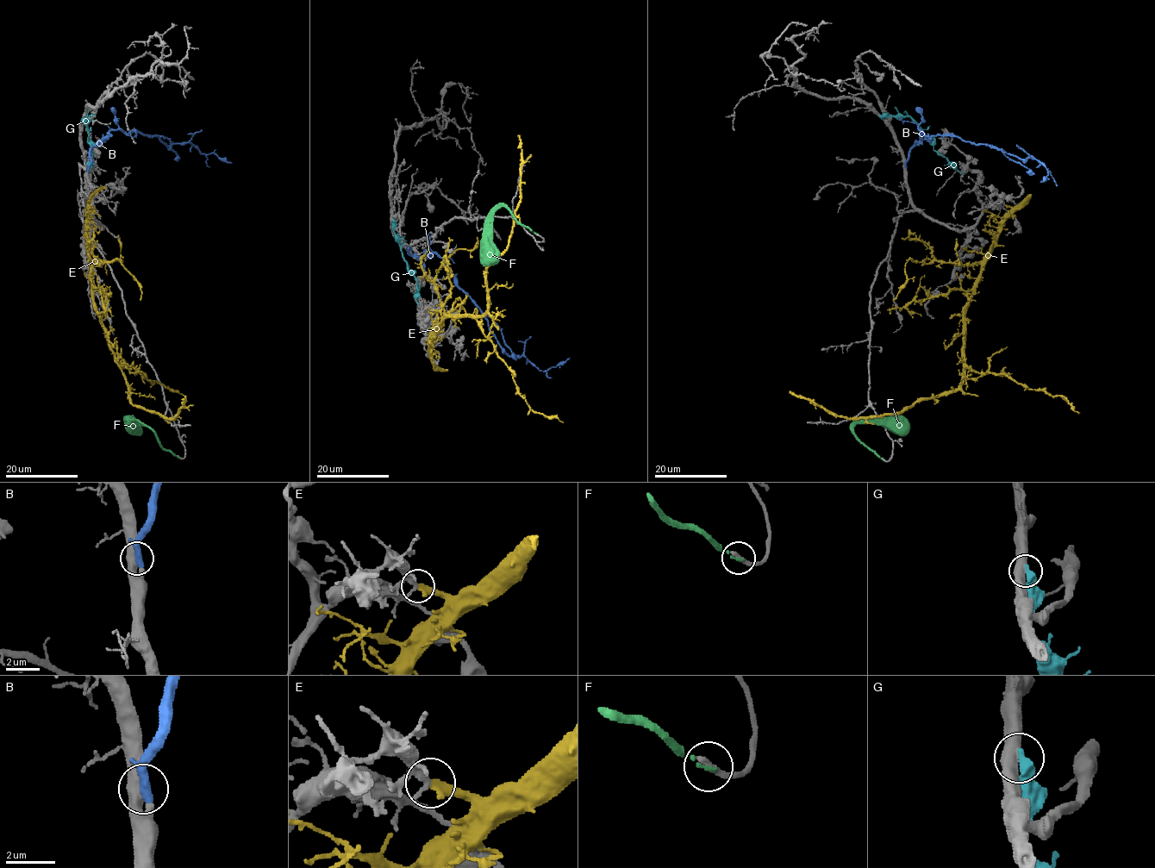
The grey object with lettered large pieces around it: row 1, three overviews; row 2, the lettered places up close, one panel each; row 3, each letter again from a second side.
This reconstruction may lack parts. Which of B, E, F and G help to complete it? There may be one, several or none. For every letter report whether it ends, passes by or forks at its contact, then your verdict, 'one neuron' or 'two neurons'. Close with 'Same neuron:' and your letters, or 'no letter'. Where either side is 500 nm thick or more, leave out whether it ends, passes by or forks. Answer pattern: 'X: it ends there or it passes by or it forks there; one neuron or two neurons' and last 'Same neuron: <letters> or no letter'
B: one neuron
E: it ends there; two neurons
F: it ends there; two neurons
G: two neurons
Same neuron: B

